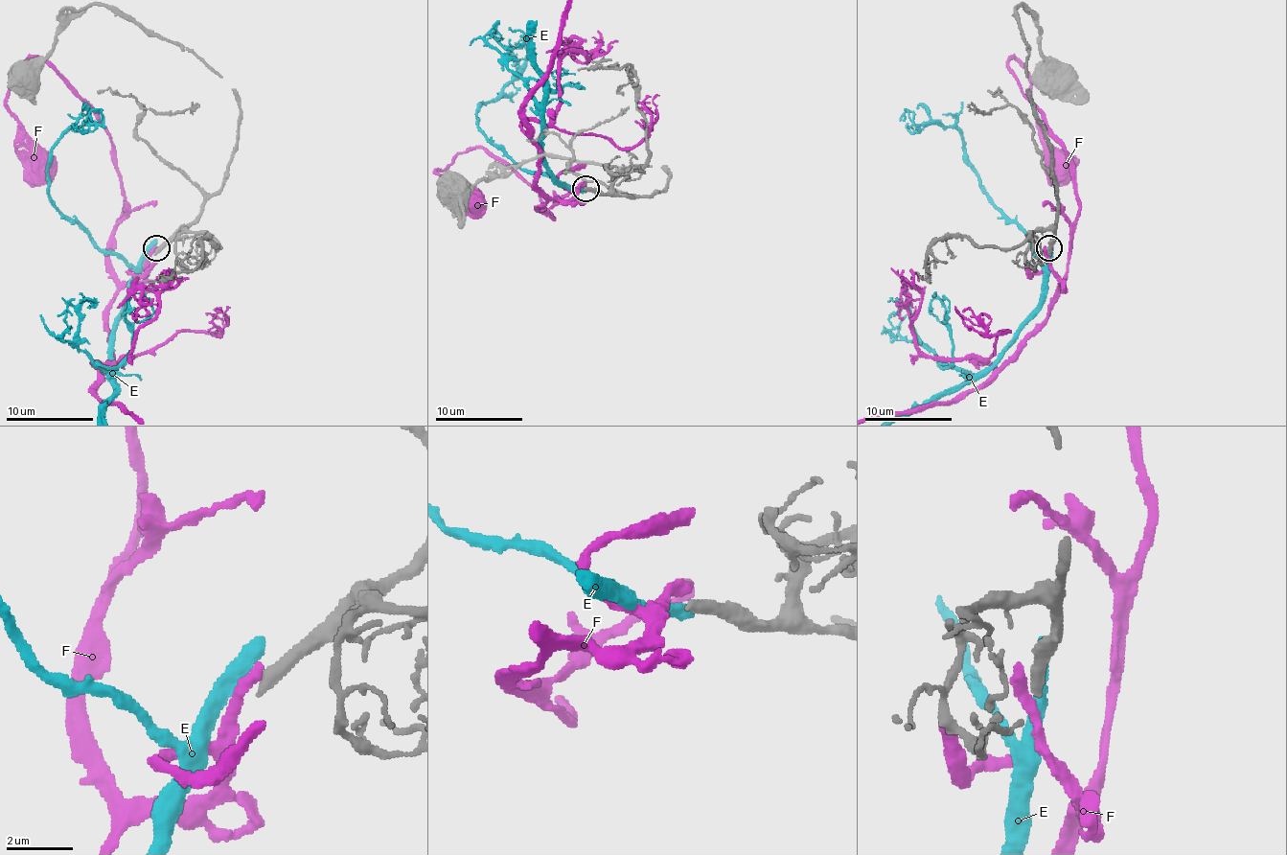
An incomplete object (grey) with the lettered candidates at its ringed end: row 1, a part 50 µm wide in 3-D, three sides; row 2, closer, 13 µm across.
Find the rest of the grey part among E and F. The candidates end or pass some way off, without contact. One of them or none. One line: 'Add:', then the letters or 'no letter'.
Add: E

